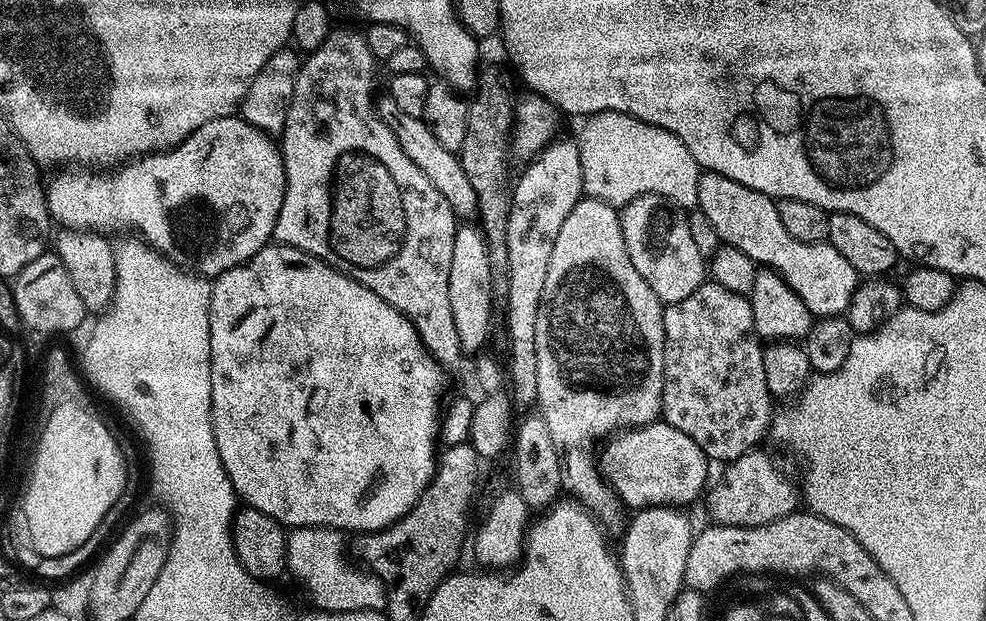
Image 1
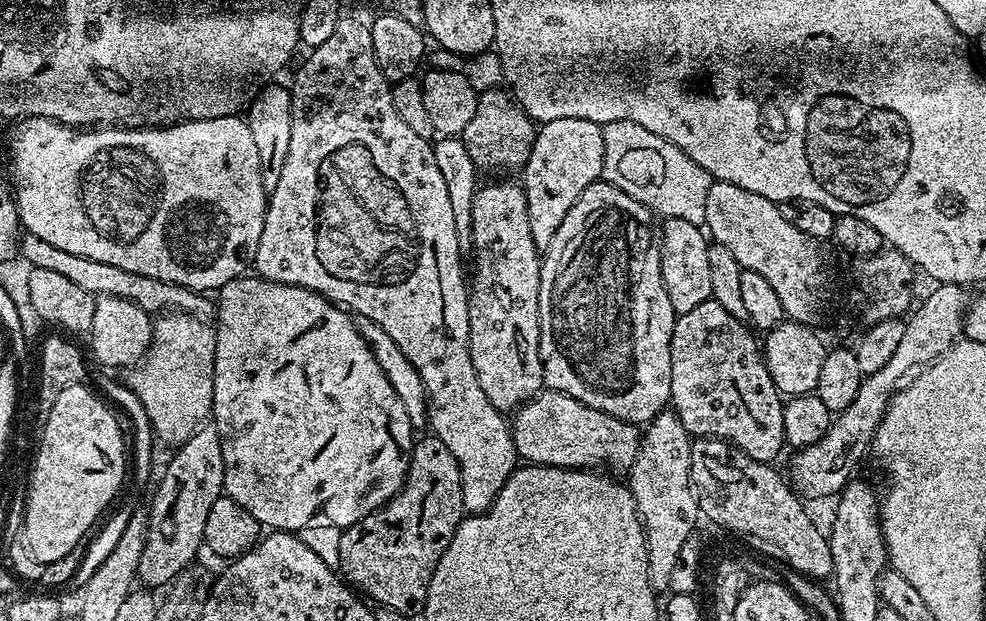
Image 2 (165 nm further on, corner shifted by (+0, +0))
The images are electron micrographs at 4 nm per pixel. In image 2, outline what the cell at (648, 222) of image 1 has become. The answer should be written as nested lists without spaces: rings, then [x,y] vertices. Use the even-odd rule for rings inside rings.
[[[667,218],[663,221],[663,224],[658,232],[662,282],[666,286],[666,294],[670,294],[670,306],[674,306],[676,315],[681,316],[690,310],[694,310],[694,306],[702,306],[702,302],[712,299],[710,262],[706,258],[706,250],[708,249],[710,240],[701,225],[694,222],[686,222],[686,218]]]

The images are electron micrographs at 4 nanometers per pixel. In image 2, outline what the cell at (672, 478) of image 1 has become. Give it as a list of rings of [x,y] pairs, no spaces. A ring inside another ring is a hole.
[[[541,390],[533,400],[516,409],[510,420],[516,455],[521,461],[545,464],[551,468],[589,470],[597,466],[608,470],[631,468],[642,437],[641,429],[636,429],[632,424],[635,423],[594,410],[578,402],[578,398],[570,398],[570,394],[551,390]]]

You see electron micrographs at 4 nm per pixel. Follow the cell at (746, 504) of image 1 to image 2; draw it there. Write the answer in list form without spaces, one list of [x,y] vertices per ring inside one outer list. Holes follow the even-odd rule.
[[[936,284],[933,289],[920,305],[917,303],[911,309],[910,315],[904,320],[902,342],[898,342],[898,350],[894,350],[890,362],[886,362],[882,370],[861,379],[858,394],[854,394],[854,402],[850,402],[846,410],[835,413],[830,430],[826,430],[817,444],[791,453],[792,461],[788,464],[786,479],[797,496],[808,502],[824,500],[827,496],[839,497],[848,481],[853,479],[855,472],[852,471],[863,462],[864,455],[869,455],[872,440],[886,414],[888,403],[905,383],[906,377],[939,360],[961,339],[970,296],[964,293],[967,291],[959,284]]]

